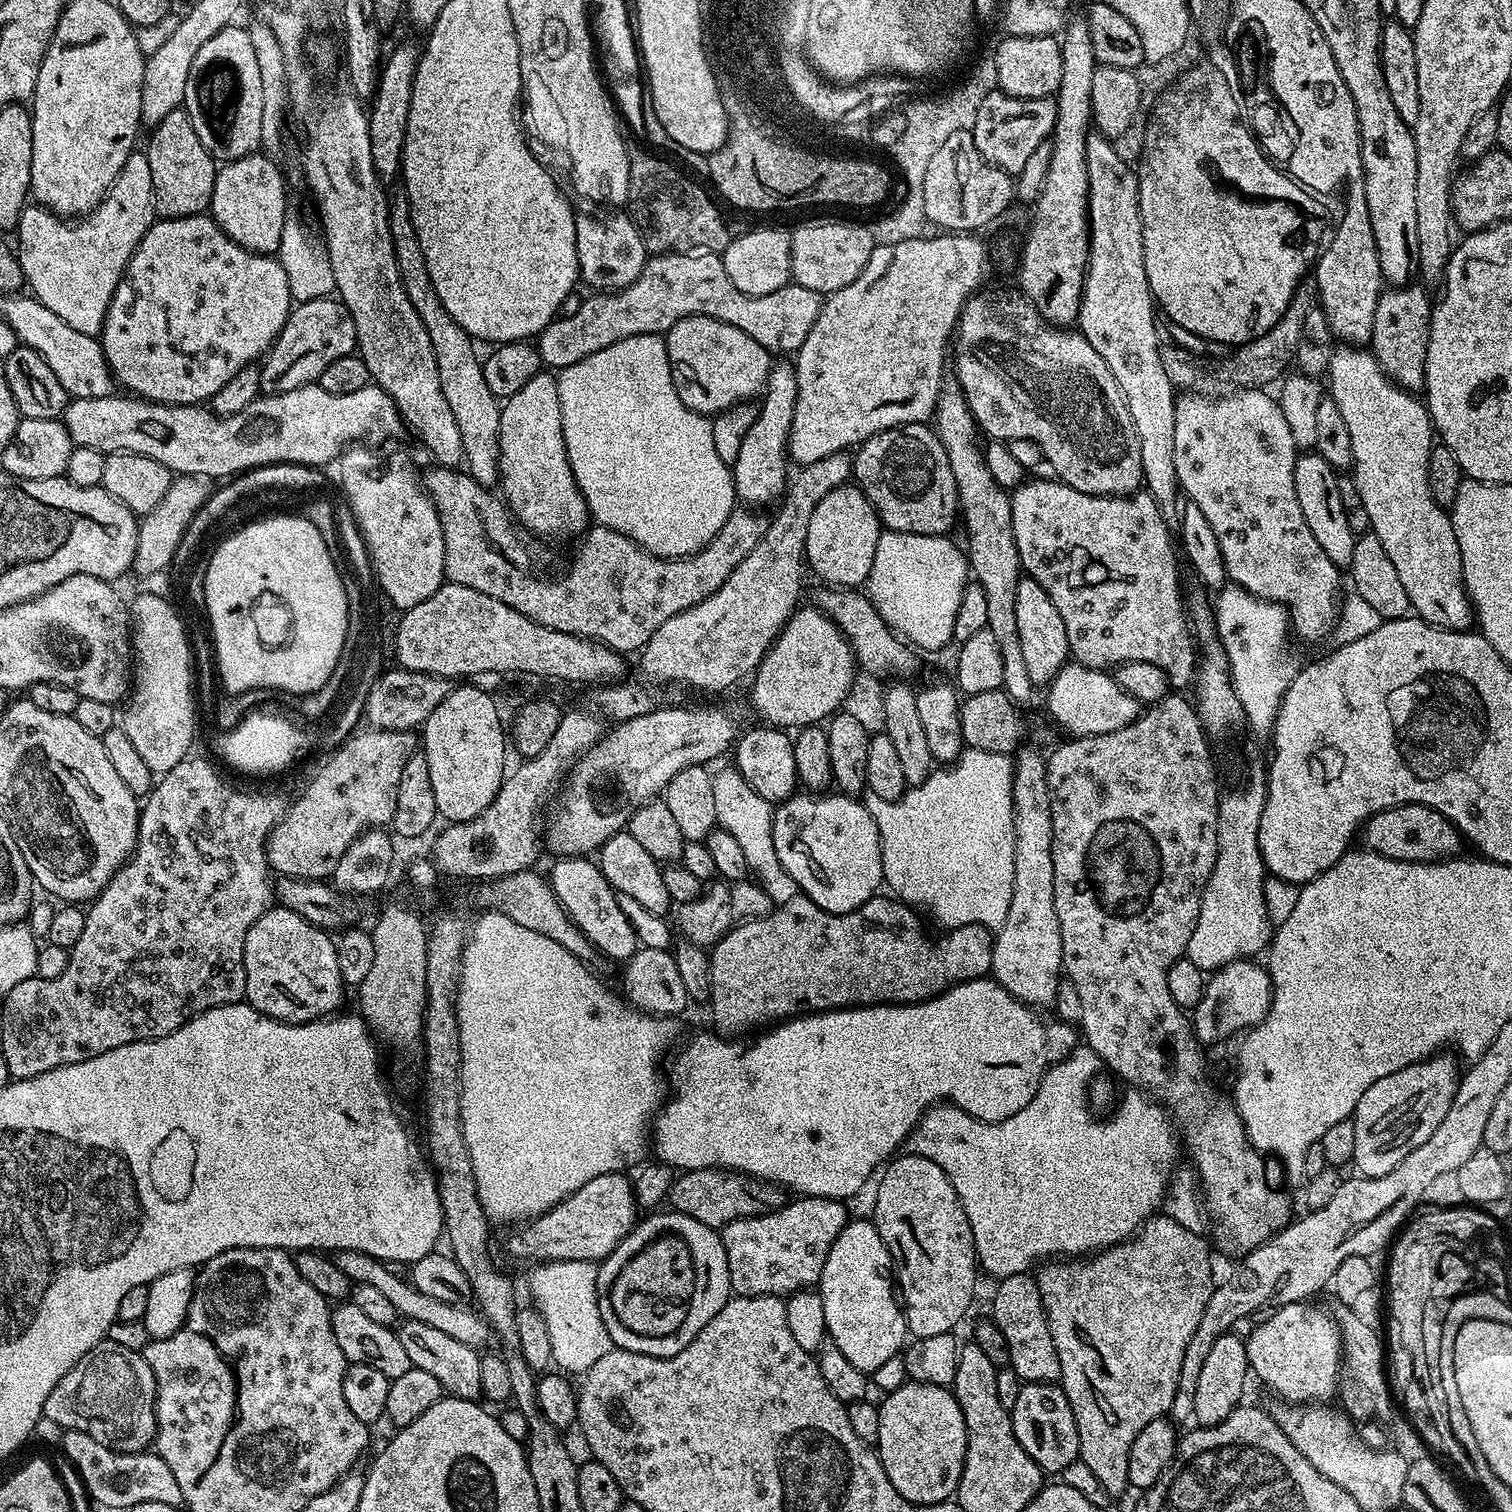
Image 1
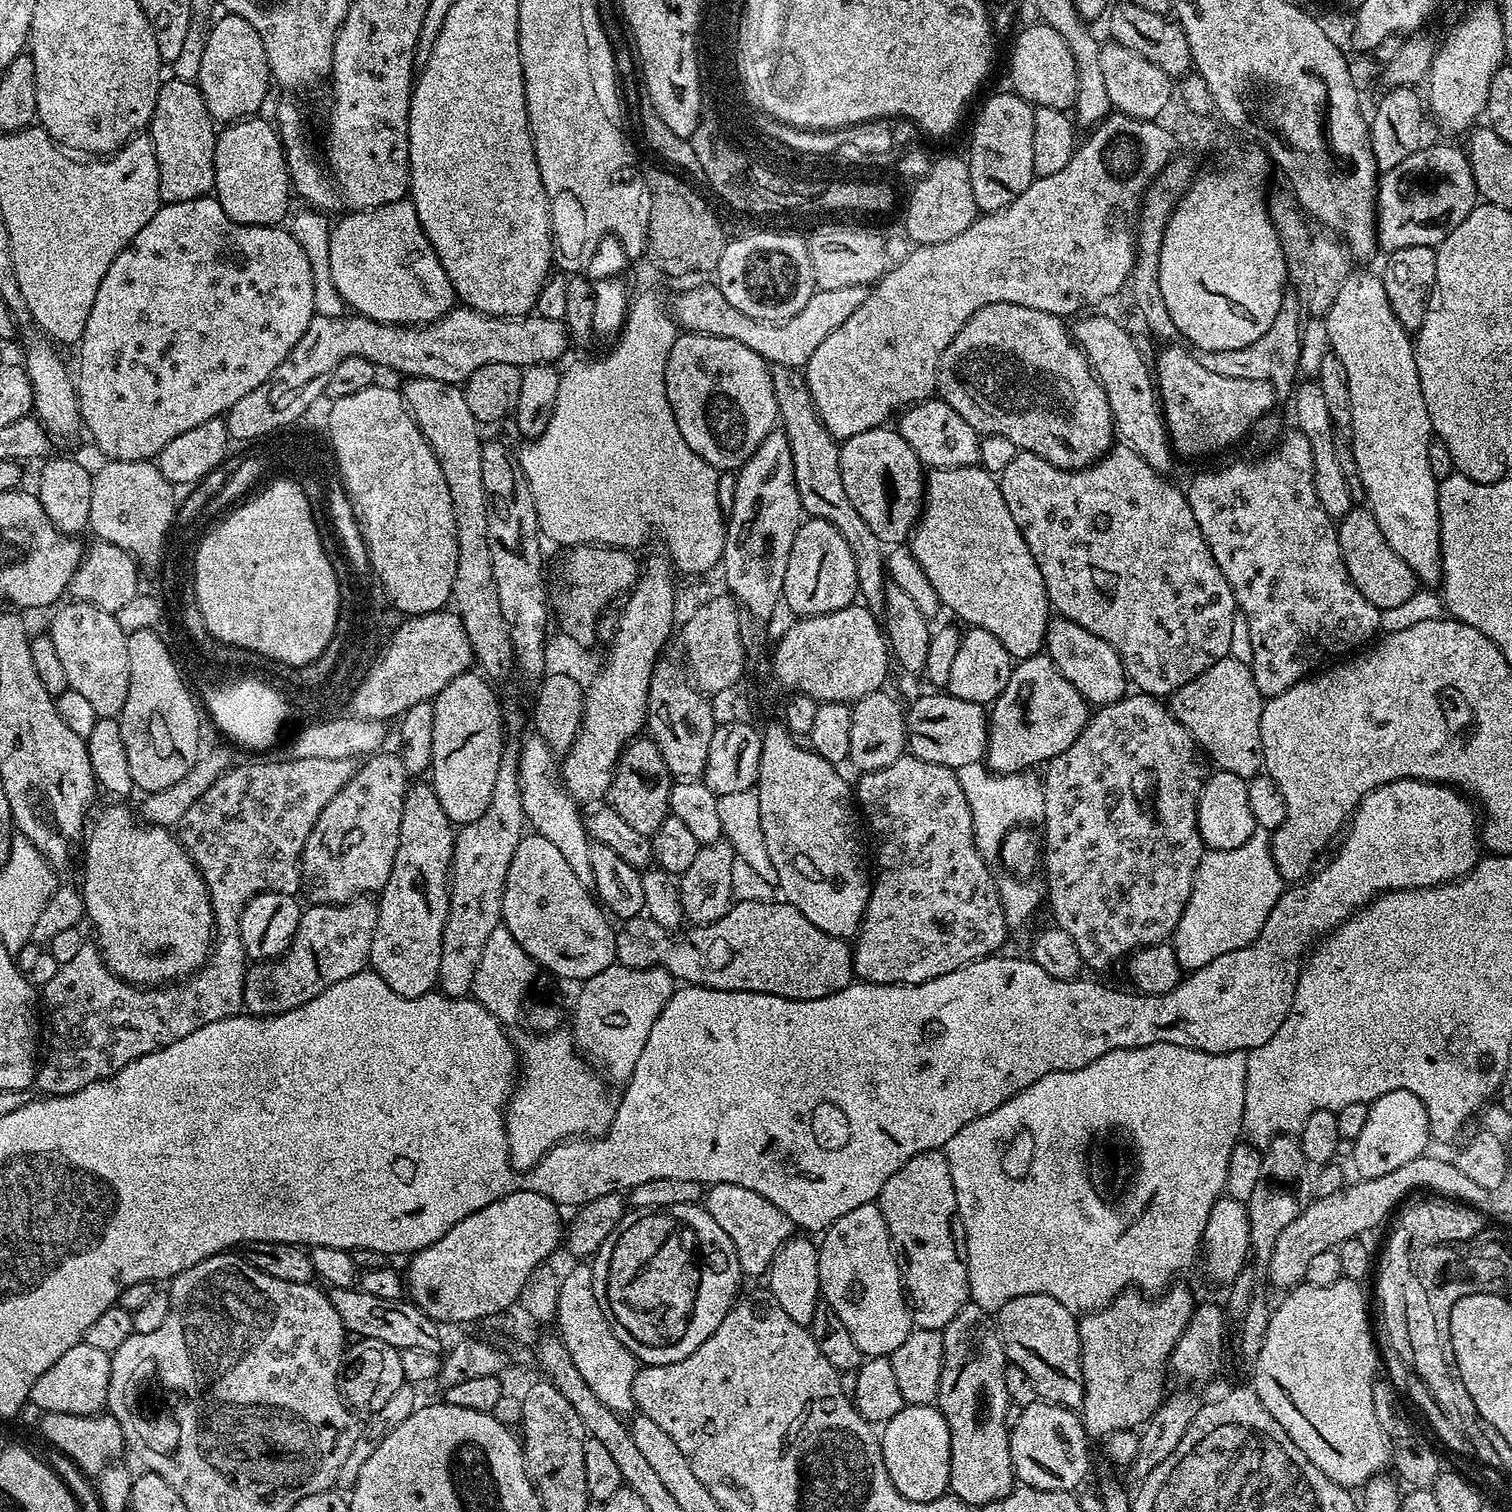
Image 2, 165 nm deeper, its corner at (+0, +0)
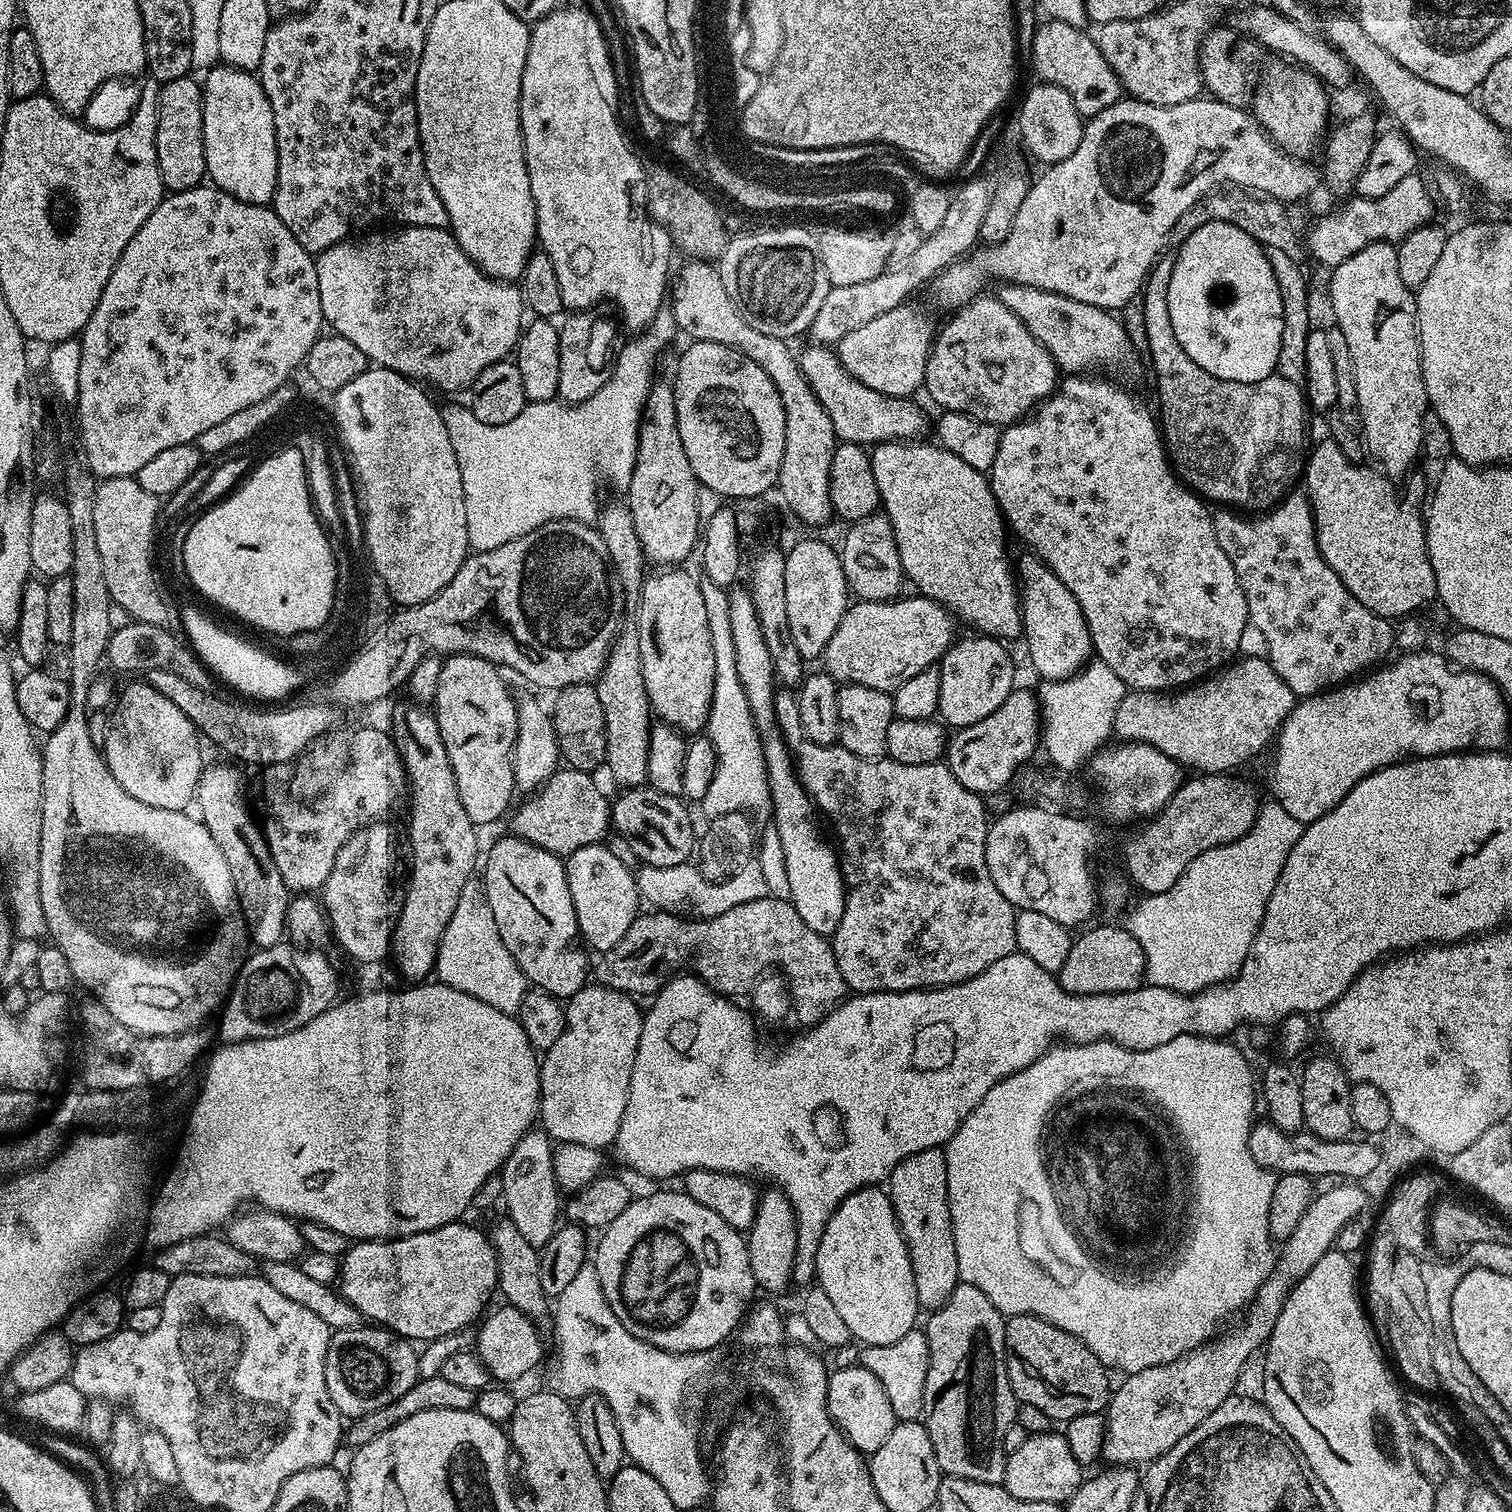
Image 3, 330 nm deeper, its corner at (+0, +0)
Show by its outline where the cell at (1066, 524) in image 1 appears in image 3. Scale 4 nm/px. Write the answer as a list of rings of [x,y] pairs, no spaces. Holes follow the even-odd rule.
[[[1072,374],[1061,379],[1058,394],[1053,394],[1036,405],[1030,418],[1017,420],[1001,431],[998,455],[994,457],[990,473],[992,493],[1007,527],[1011,531],[1013,528],[1032,547],[1029,549],[1034,555],[1044,561],[1044,565],[1059,578],[1062,586],[1074,594],[1078,606],[1082,606],[1082,614],[1086,618],[1098,660],[1114,670],[1129,689],[1145,692],[1179,690],[1225,667],[1239,653],[1238,642],[1242,639],[1242,630],[1246,630],[1250,622],[1246,594],[1242,594],[1242,586],[1238,582],[1238,574],[1234,574],[1234,566],[1230,566],[1230,558],[1226,558],[1222,546],[1218,546],[1212,525],[1213,513],[1208,512],[1209,505],[1170,467],[1166,445],[1154,412],[1152,417],[1151,410],[1138,397],[1131,396],[1126,389],[1103,378],[1108,379],[1100,374]]]

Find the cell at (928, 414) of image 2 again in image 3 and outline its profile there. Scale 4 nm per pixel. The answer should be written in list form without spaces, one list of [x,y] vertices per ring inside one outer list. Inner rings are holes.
[[[815,342],[799,353],[800,369],[810,382],[810,390],[818,394],[818,402],[826,406],[830,422],[834,422],[834,434],[837,441],[845,444],[875,446],[886,440],[915,440],[923,437],[923,432],[930,428],[928,416],[915,404],[915,399],[899,396],[884,396],[878,390],[870,390],[858,378],[845,370],[839,355],[831,347]]]

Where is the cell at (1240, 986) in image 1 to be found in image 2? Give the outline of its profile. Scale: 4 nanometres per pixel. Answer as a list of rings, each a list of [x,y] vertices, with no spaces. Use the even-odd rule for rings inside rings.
[[[1395,780],[1386,786],[1375,788],[1352,813],[1350,827],[1343,833],[1339,844],[1335,849],[1336,857],[1324,869],[1321,867],[1311,878],[1281,891],[1274,910],[1270,910],[1258,938],[1254,938],[1251,944],[1238,950],[1230,950],[1230,954],[1222,954],[1222,958],[1214,958],[1214,962],[1185,975],[1177,988],[1161,996],[1145,996],[1136,990],[1115,992],[1096,980],[1084,980],[1085,978],[1050,978],[1050,974],[1046,974],[1046,970],[1042,970],[1042,966],[1038,966],[1031,958],[1019,960],[1016,956],[1004,956],[1005,954],[984,956],[958,970],[950,970],[950,974],[930,978],[930,982],[853,982],[826,998],[813,1000],[791,1000],[761,992],[727,992],[703,986],[677,987],[670,1002],[666,1002],[662,1014],[658,1014],[658,1022],[654,1022],[650,1038],[646,1038],[646,1046],[642,1046],[642,1054],[634,1066],[632,1076],[623,1085],[624,1097],[615,1105],[612,1125],[607,1132],[599,1138],[569,1138],[562,1144],[556,1144],[535,1167],[519,1177],[519,1187],[526,1192],[542,1194],[558,1206],[564,1207],[565,1204],[568,1210],[575,1210],[594,1198],[602,1198],[602,1194],[623,1193],[634,1186],[642,1186],[642,1182],[651,1182],[654,1178],[686,1178],[701,1186],[746,1186],[746,1190],[762,1194],[766,1202],[774,1202],[774,1206],[778,1206],[778,1210],[782,1210],[782,1214],[786,1214],[786,1218],[790,1218],[790,1222],[797,1229],[805,1228],[808,1232],[823,1234],[835,1220],[842,1218],[842,1214],[850,1214],[850,1210],[858,1210],[858,1206],[873,1203],[879,1197],[882,1186],[886,1186],[886,1178],[902,1170],[902,1166],[906,1166],[910,1158],[923,1152],[943,1149],[950,1142],[950,1138],[954,1138],[954,1134],[962,1130],[962,1126],[998,1110],[998,1106],[1005,1104],[1016,1093],[1036,1084],[1038,1078],[1052,1072],[1078,1070],[1102,1058],[1102,1054],[1118,1052],[1121,1048],[1173,1044],[1210,1054],[1222,1054],[1244,1052],[1262,1046],[1262,1042],[1270,1042],[1270,1038],[1278,1034],[1278,1026],[1286,1022],[1286,1014],[1290,1014],[1300,969],[1310,949],[1321,937],[1384,892],[1397,892],[1403,888],[1434,888],[1438,884],[1459,880],[1475,868],[1482,852],[1482,844],[1478,839],[1478,812],[1470,803],[1469,797],[1447,784],[1431,784],[1425,780]]]

